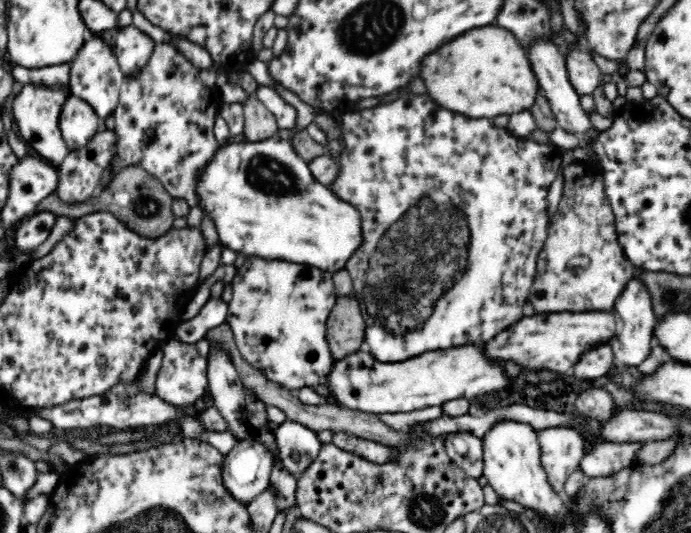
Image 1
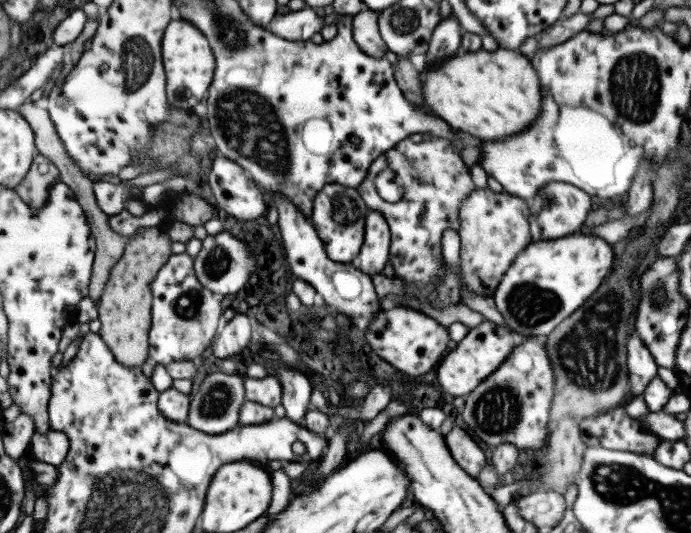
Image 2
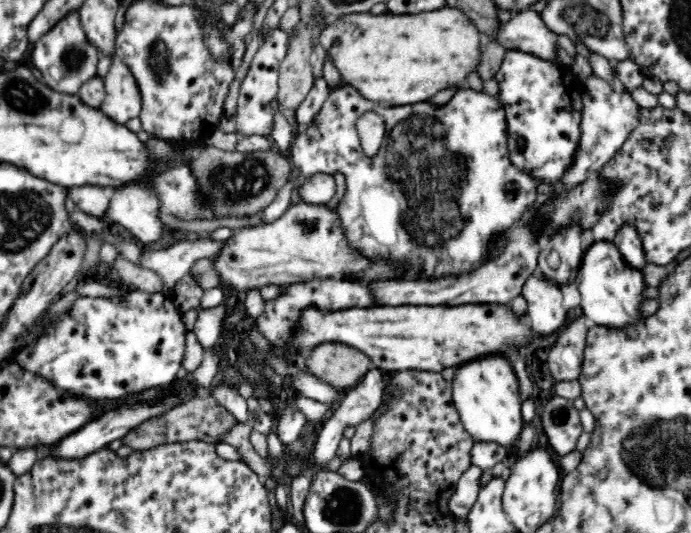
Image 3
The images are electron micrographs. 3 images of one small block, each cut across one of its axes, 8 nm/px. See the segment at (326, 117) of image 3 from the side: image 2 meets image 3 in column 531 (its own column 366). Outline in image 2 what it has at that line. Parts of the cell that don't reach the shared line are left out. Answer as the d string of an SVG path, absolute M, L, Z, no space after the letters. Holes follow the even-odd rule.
M406 138L375 158L355 190L368 210L379 212L387 222L390 232L388 260L394 276L403 283L425 289L437 289L442 284L441 234L445 230L457 232L459 204L473 188L469 168L460 157L457 146L444 139L424 139L415 144ZM385 168L393 170L402 179L403 193L394 203L382 200L373 186L373 179Z

